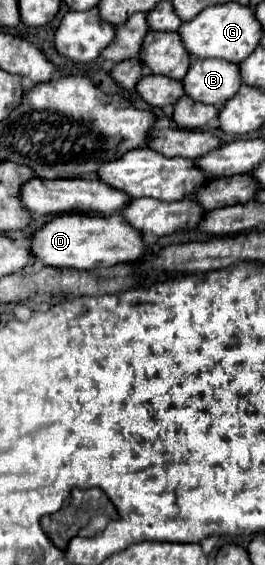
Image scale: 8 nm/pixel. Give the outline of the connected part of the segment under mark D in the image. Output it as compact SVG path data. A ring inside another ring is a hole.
M62 214L40 226L30 238L30 252L36 260L50 268L100 270L124 262L140 260L148 250L140 240L140 232L124 224L120 216L100 218L88 214Z

